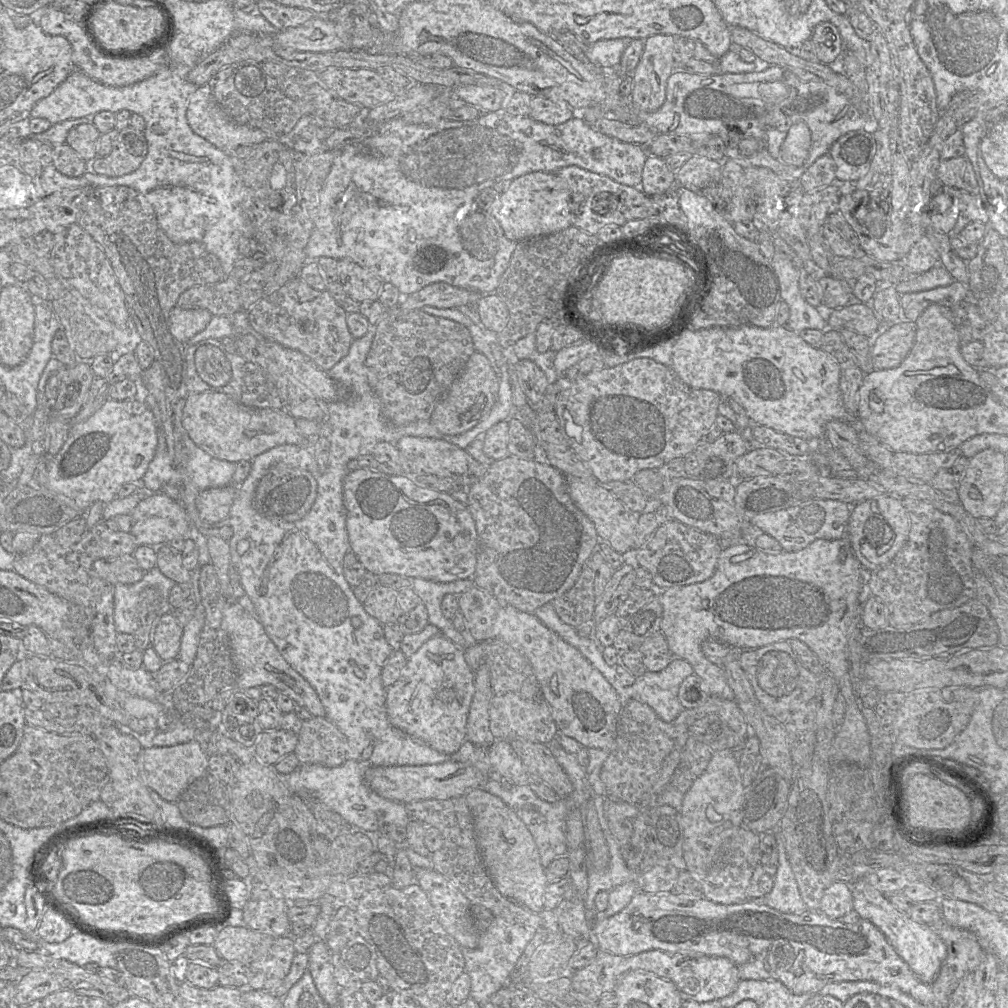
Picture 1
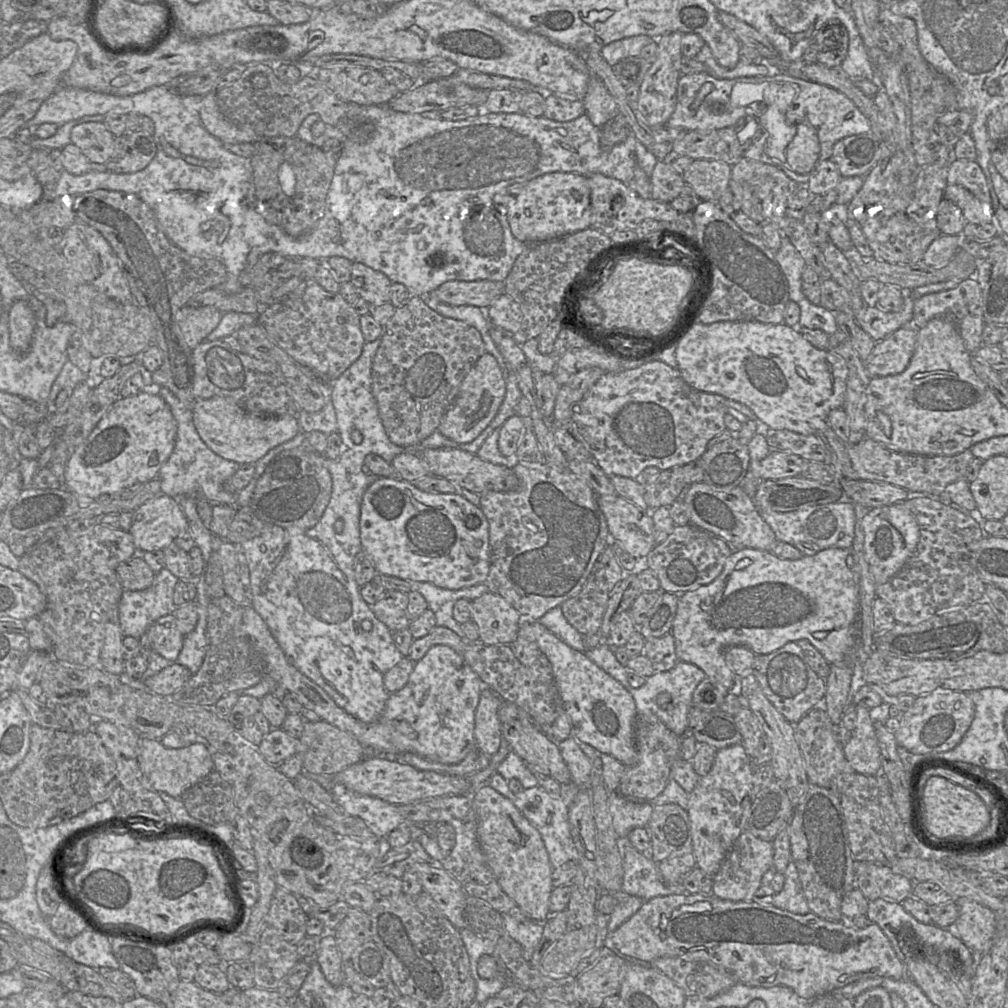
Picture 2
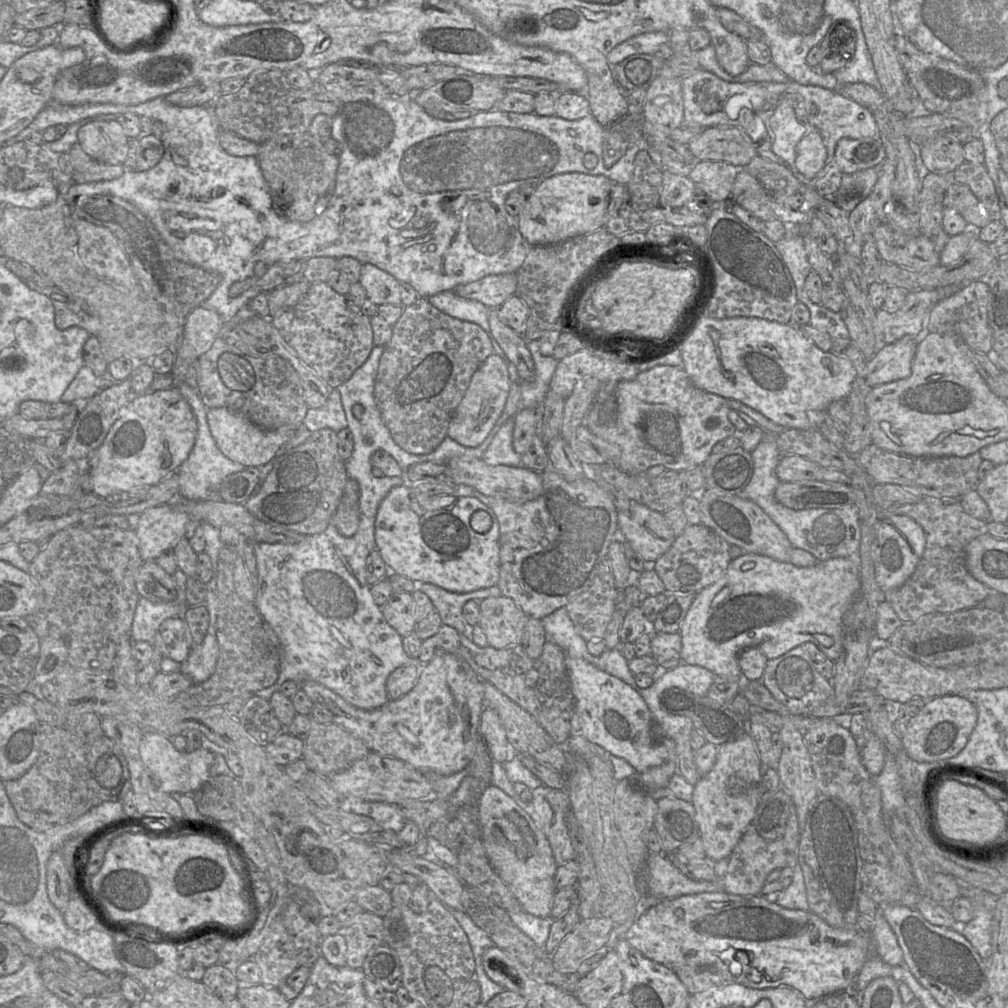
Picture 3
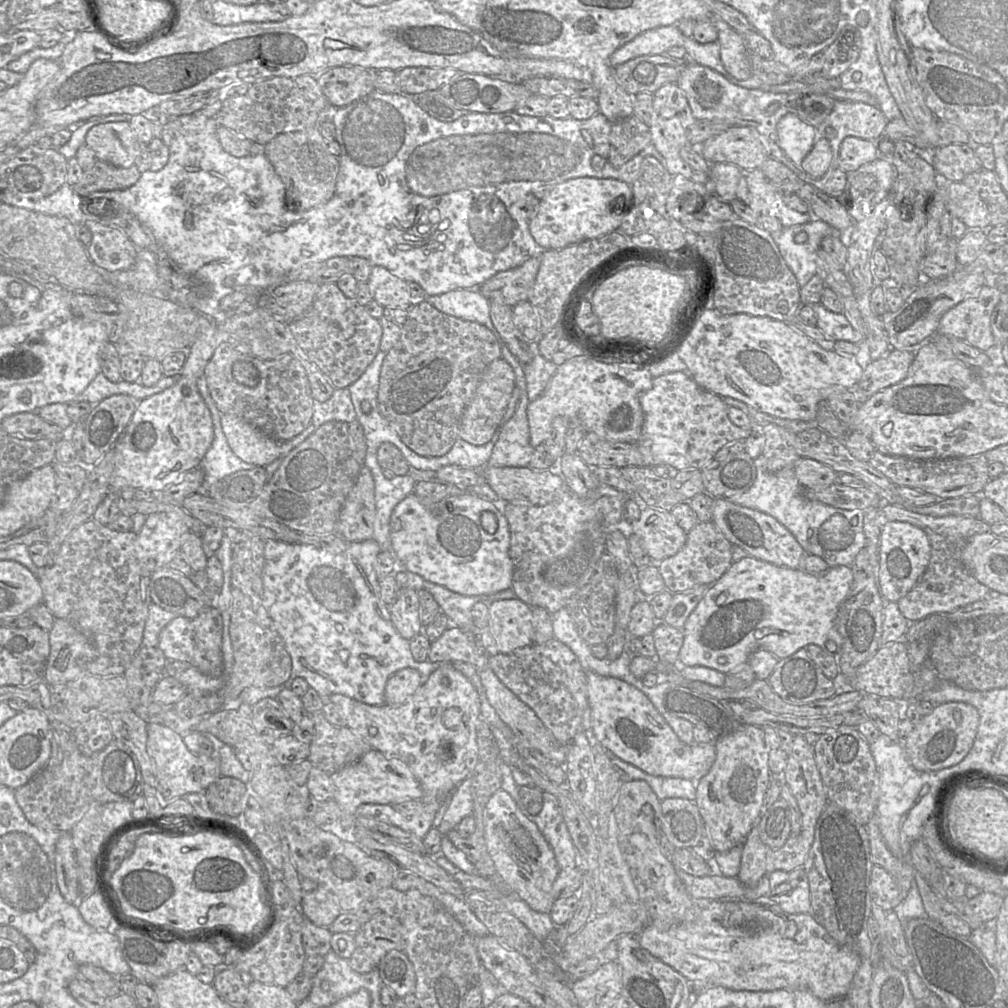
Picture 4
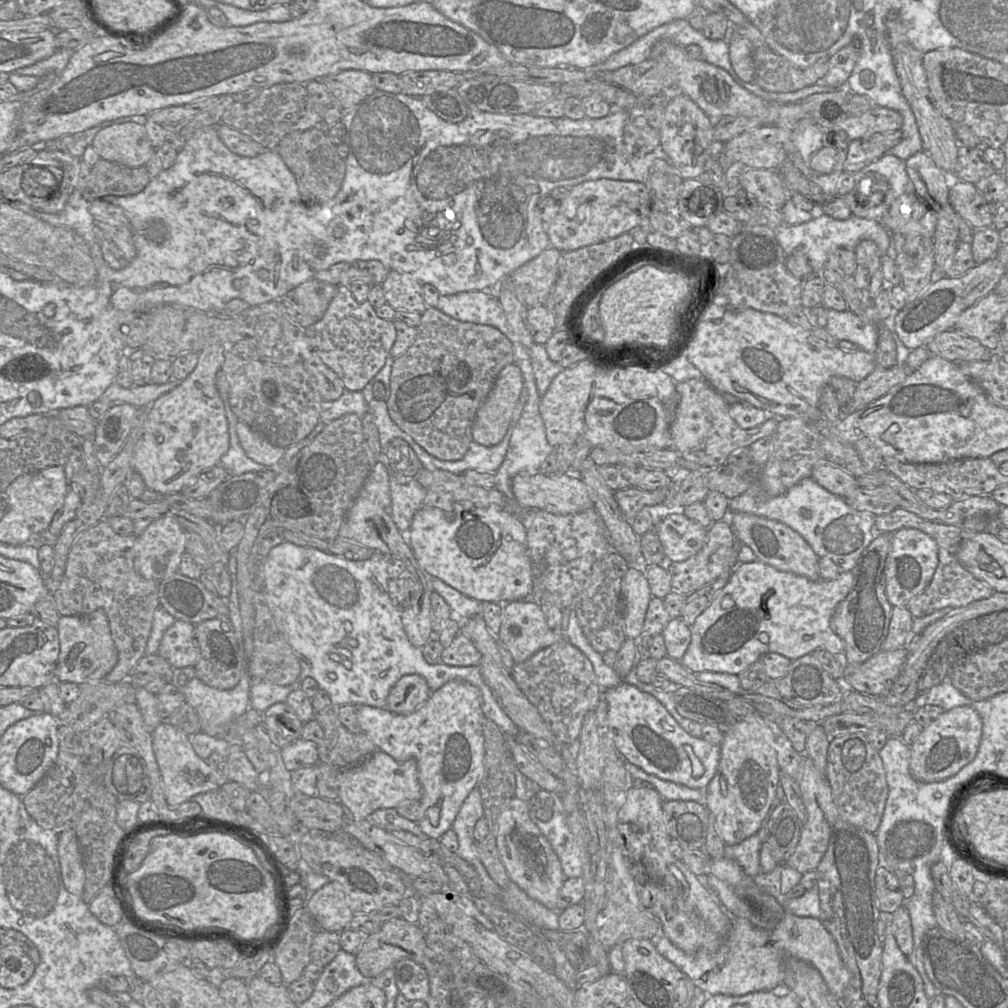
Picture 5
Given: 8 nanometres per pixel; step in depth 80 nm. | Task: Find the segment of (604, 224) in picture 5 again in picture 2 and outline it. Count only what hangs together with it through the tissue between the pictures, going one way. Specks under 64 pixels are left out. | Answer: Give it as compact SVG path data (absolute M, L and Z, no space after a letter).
M551 172L536 177L521 187L507 212L512 234L521 242L538 243L559 238L590 227L589 180L579 173Z

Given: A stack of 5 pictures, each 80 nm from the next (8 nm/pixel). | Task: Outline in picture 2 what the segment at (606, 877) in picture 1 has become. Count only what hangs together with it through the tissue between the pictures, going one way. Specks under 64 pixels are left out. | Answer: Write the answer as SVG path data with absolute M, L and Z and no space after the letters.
M625 838L618 839L623 863L622 892L649 900L657 896L684 893L681 884L668 885L662 880L658 864L636 850Z

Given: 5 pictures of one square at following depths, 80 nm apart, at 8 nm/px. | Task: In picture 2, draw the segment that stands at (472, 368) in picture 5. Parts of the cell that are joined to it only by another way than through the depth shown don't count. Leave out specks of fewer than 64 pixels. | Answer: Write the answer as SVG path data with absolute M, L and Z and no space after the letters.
M419 296L396 307L379 340L372 363L372 394L390 441L413 448L438 430L462 381L486 353L485 345L475 327L440 315Z

